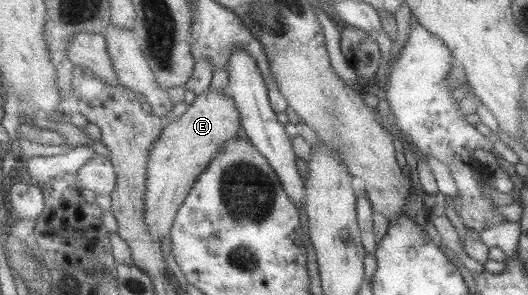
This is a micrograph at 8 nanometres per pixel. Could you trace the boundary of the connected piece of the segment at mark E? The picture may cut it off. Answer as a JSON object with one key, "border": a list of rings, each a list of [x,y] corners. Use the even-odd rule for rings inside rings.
{"border":[[[209,88],[198,94],[176,120],[164,123],[146,162],[145,192],[141,203],[147,232],[154,241],[160,242],[169,233],[178,206],[191,185],[219,152],[221,143],[238,138],[236,131],[240,126],[239,115],[231,97]]]}

